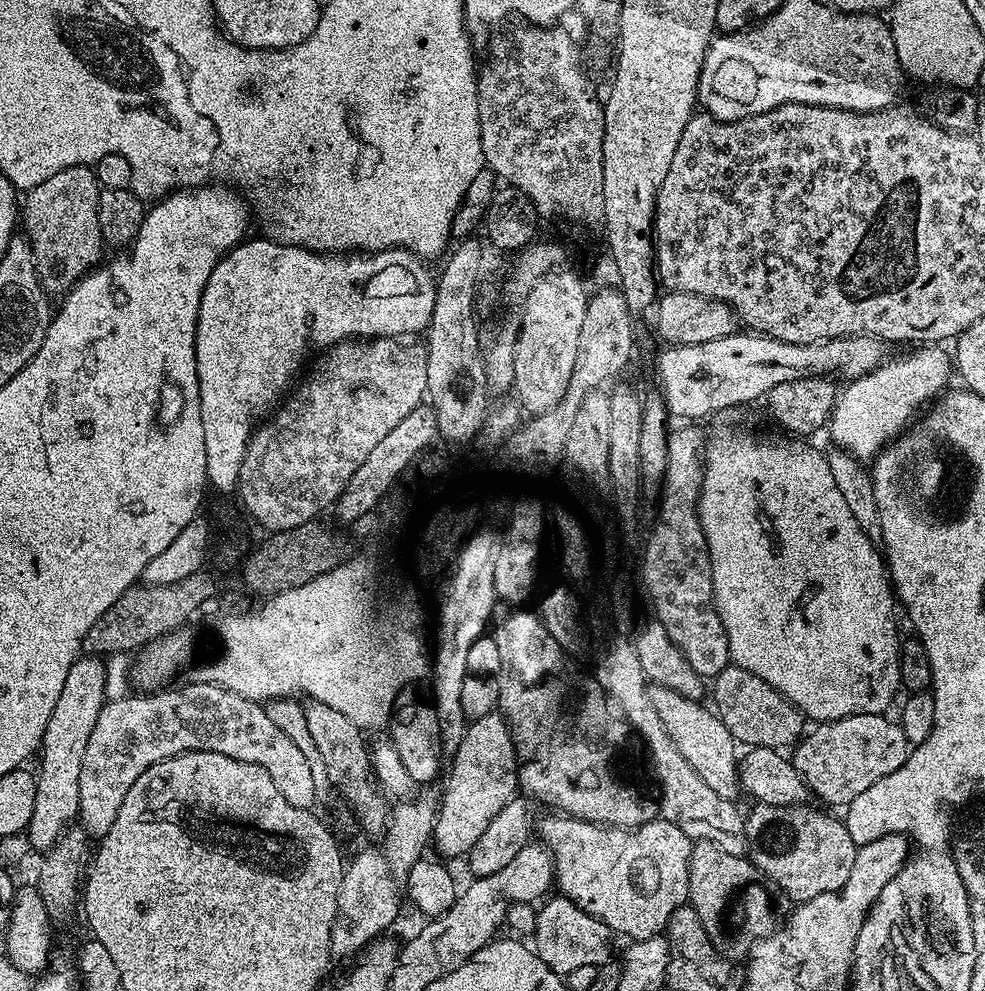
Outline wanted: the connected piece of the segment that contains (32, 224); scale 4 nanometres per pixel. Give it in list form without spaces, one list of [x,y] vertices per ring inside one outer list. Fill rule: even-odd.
[[[82,164],[58,170],[46,182],[27,189],[28,197],[22,200],[22,232],[28,237],[36,273],[46,290],[63,293],[101,263],[106,245],[98,226],[100,189],[95,171]]]

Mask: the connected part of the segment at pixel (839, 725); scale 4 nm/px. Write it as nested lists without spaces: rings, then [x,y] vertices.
[[[858,714],[820,722],[795,745],[790,759],[815,799],[817,796],[828,804],[846,806],[874,786],[878,778],[894,774],[906,762],[910,751],[906,734],[895,719],[888,718],[884,714]]]

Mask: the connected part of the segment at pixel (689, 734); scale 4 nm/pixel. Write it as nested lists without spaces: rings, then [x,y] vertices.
[[[653,687],[651,694],[654,710],[658,710],[658,718],[662,718],[670,739],[674,741],[674,746],[678,746],[682,758],[690,762],[690,767],[698,773],[698,778],[702,778],[702,782],[706,782],[714,794],[735,801],[736,795],[741,795],[742,792],[738,779],[738,745],[720,717],[711,707],[703,708],[700,700],[691,700],[689,696],[683,696],[669,688]]]

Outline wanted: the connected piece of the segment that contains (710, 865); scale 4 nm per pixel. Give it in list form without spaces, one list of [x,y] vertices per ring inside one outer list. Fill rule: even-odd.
[[[705,840],[695,841],[692,845],[687,903],[698,914],[698,918],[702,918],[702,926],[706,926],[712,944],[729,962],[739,961],[739,956],[741,959],[745,955],[750,942],[770,935],[777,928],[778,921],[787,917],[790,911],[790,901],[782,889],[772,880],[765,880],[751,860],[744,856],[726,854],[722,846],[714,846],[714,842]],[[736,899],[748,907],[748,928],[724,932],[728,928],[728,920],[724,915]]]

